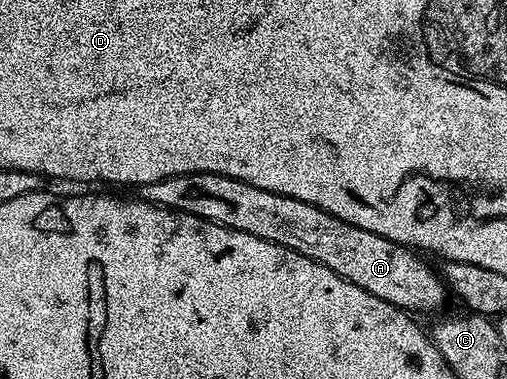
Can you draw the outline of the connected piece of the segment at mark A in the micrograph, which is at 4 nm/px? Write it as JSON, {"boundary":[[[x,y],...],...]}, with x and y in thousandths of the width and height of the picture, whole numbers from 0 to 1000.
{"boundary":[[[383,456],[327,467],[310,483],[286,483],[274,496],[274,522],[308,546],[325,546],[337,557],[375,562],[383,573],[398,573],[416,588],[452,599],[477,615],[493,615],[517,636],[540,636],[548,646],[564,646],[564,657],[580,657],[580,668],[596,668],[667,720],[682,741],[706,752],[706,763],[722,763],[722,773],[738,773],[738,784],[753,784],[753,794],[769,794],[769,805],[791,810],[795,821],[860,821],[876,799],[880,749],[852,704],[834,694],[830,675],[789,641],[769,636],[736,609],[706,604],[604,530],[588,530],[580,520],[564,520],[548,509],[533,509],[525,499],[509,499],[501,488],[485,488],[467,472],[438,467],[422,456]]]}

